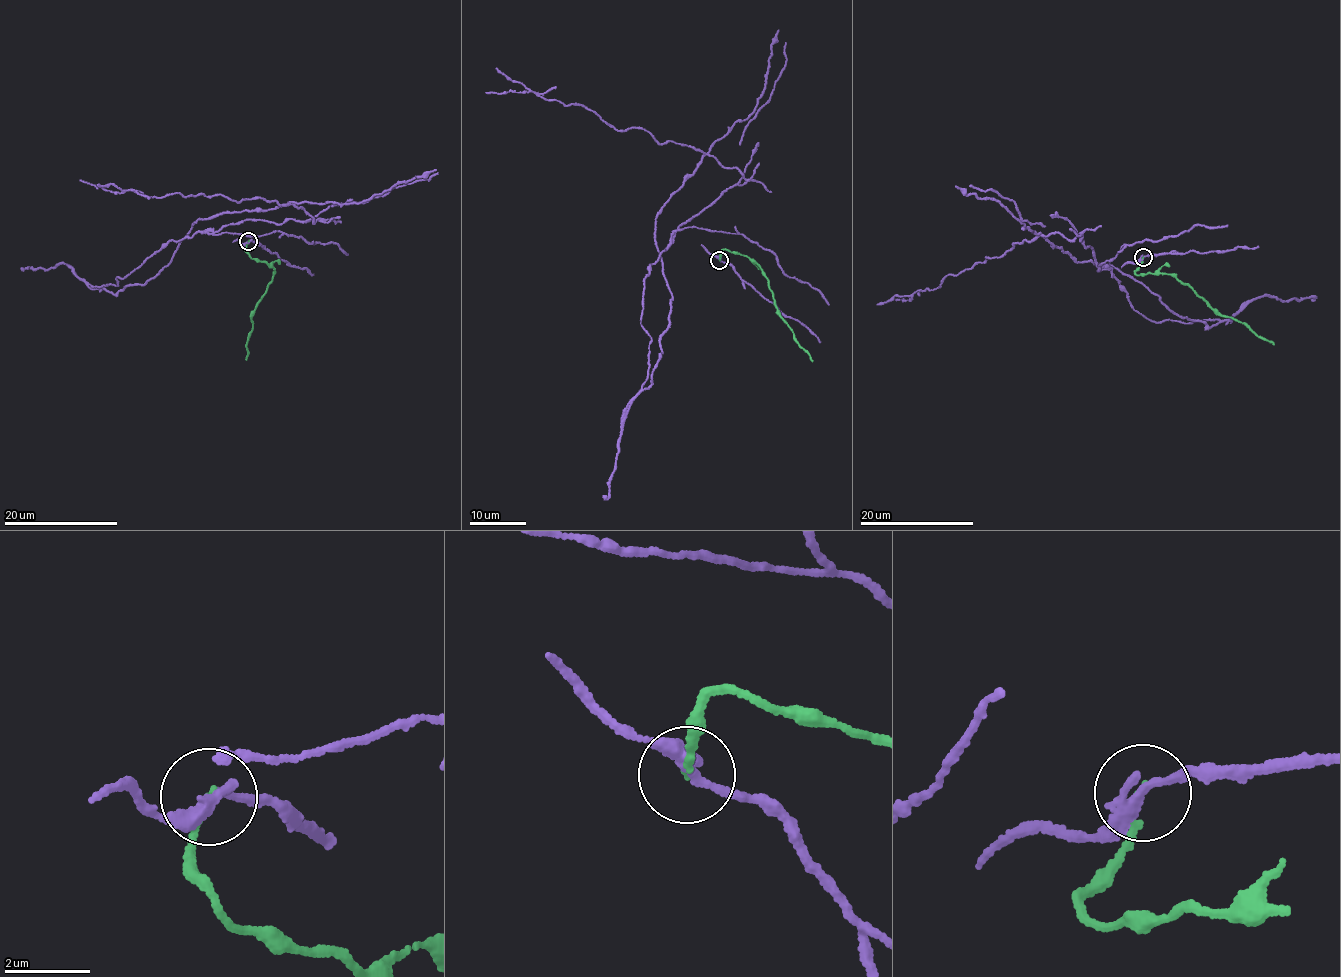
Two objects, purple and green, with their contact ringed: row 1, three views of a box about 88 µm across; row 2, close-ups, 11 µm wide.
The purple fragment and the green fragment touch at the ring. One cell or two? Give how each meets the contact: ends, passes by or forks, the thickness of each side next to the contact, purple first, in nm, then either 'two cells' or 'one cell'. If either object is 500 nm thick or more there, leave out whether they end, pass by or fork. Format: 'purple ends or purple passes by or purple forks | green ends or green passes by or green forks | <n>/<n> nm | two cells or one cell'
purple forks | green ends | 220/90 nm | two cells

